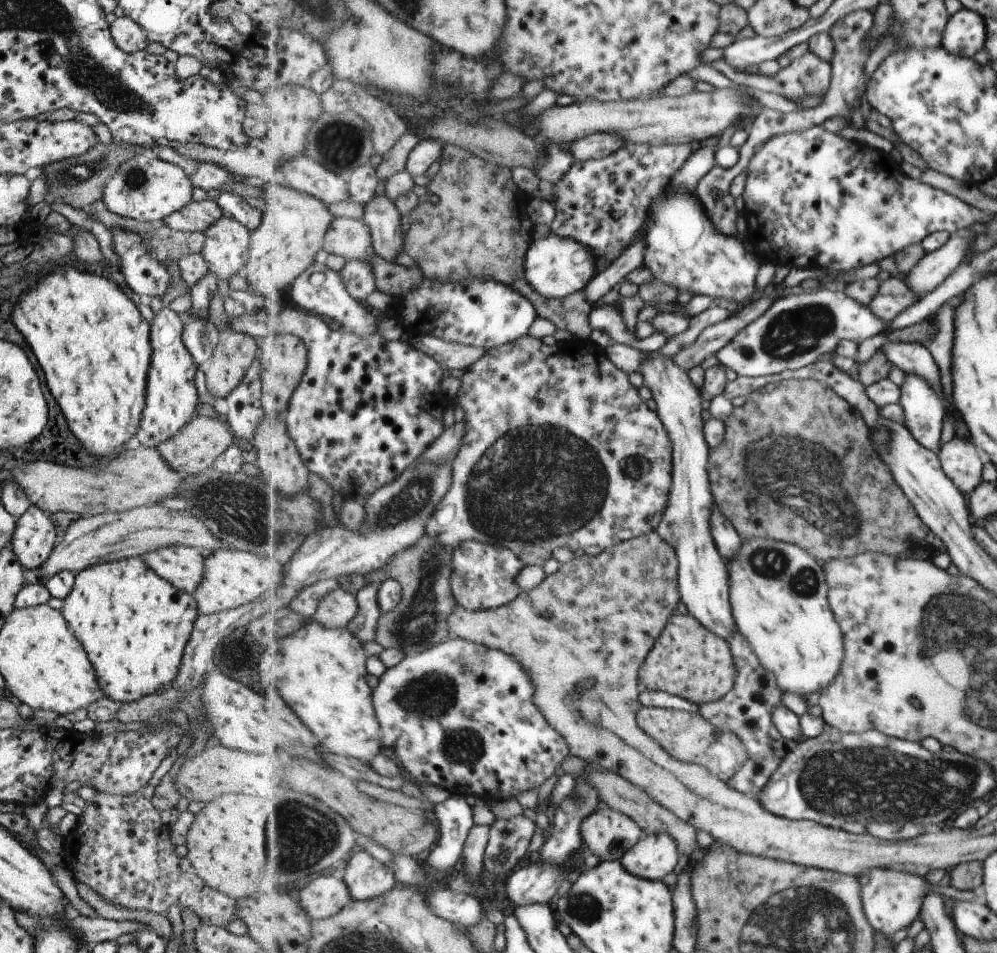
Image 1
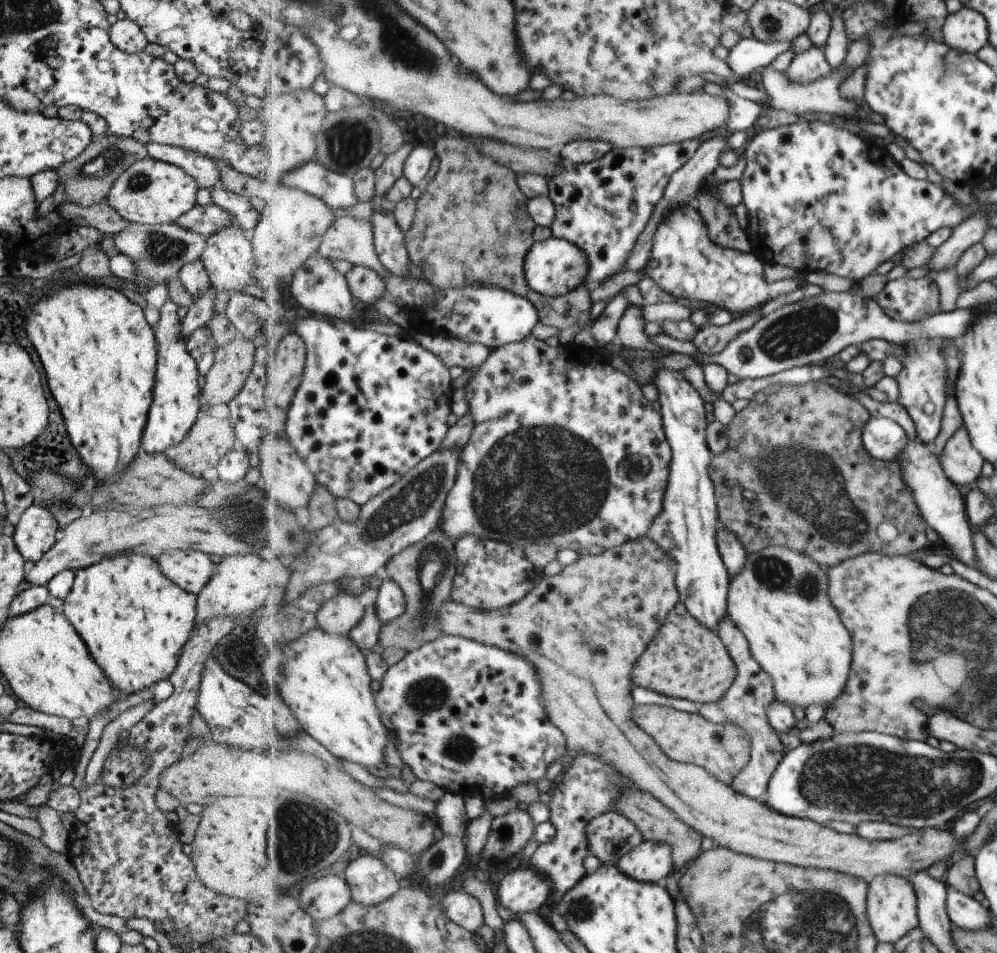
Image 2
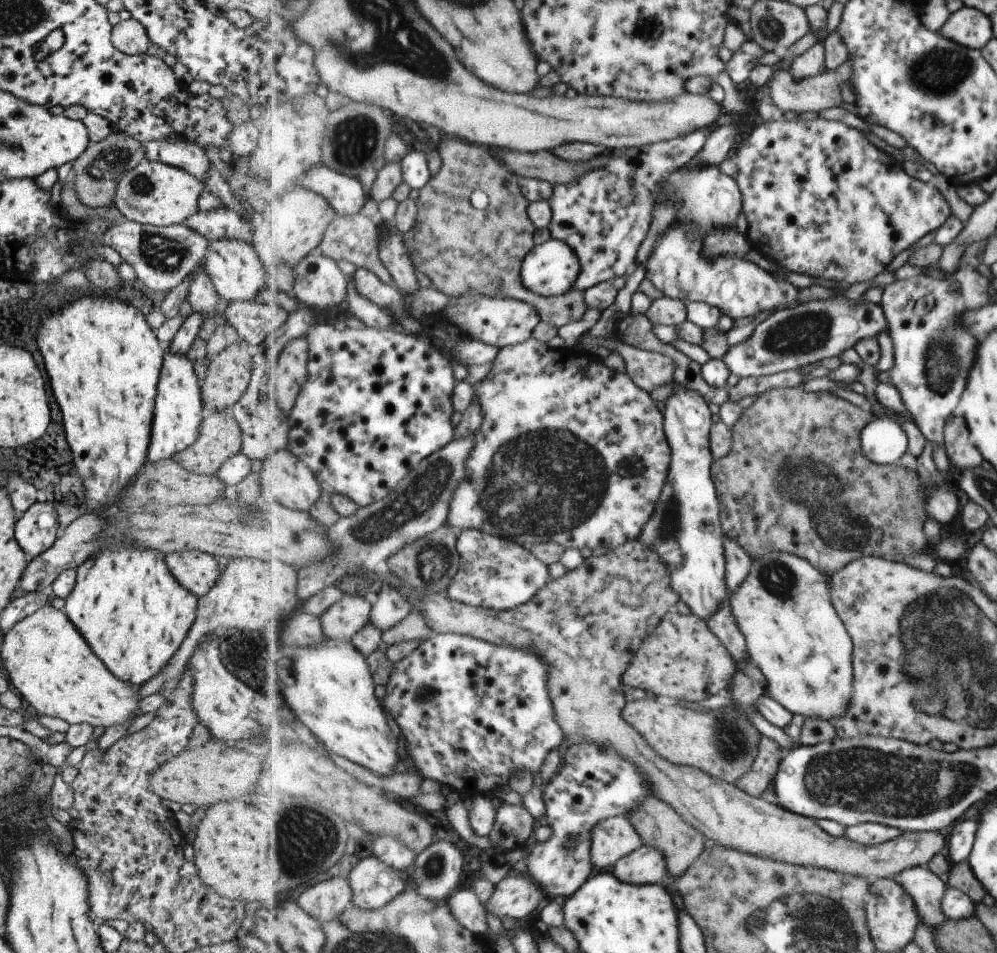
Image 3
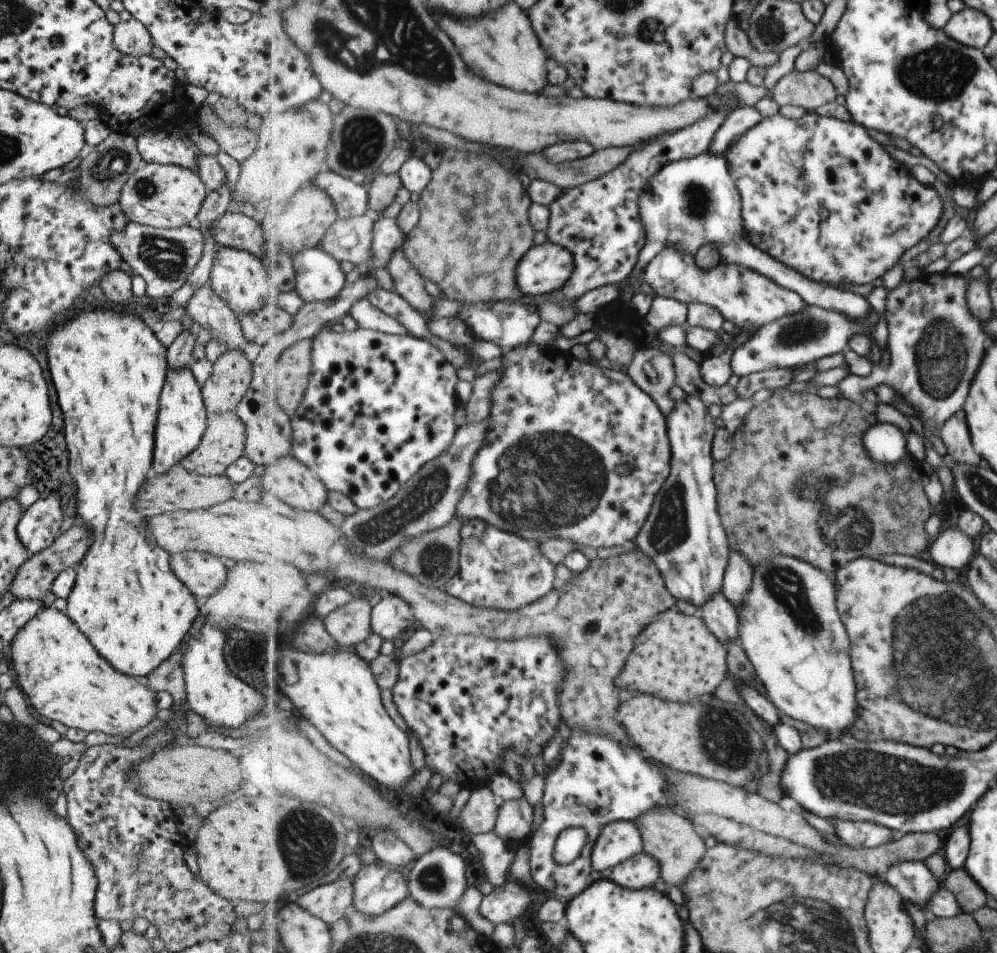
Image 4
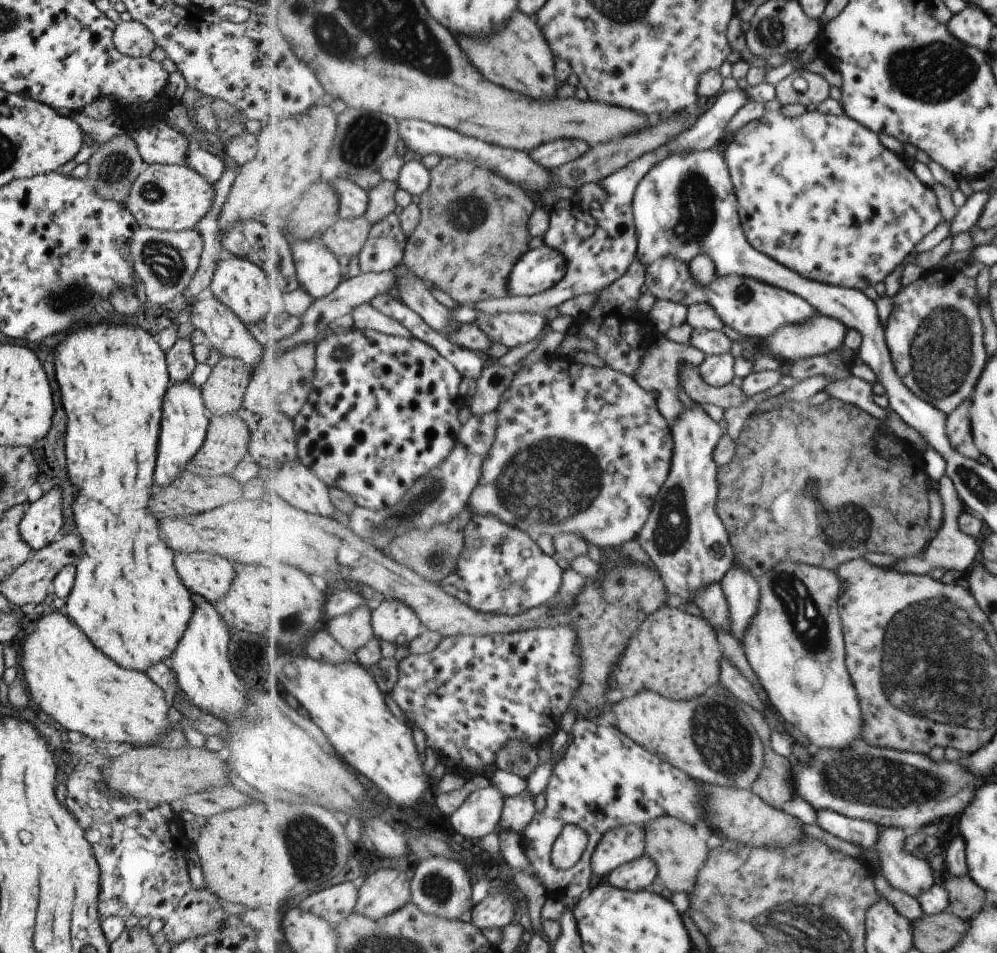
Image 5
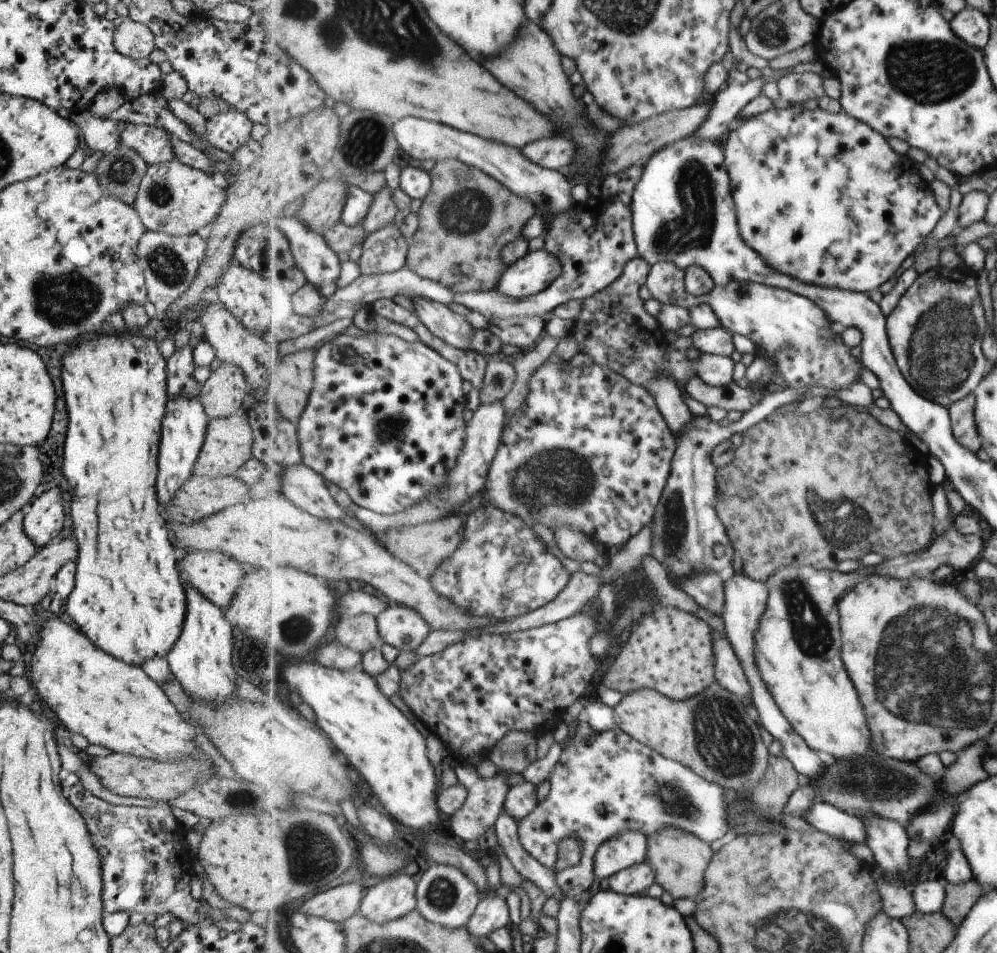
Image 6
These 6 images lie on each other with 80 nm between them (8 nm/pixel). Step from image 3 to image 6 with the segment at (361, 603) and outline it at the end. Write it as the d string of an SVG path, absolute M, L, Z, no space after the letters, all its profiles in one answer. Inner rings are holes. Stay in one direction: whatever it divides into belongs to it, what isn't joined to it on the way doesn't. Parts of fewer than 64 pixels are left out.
M373 615L343 617L336 624L335 632L339 641L361 654L378 648L383 643L378 631L377 619Z

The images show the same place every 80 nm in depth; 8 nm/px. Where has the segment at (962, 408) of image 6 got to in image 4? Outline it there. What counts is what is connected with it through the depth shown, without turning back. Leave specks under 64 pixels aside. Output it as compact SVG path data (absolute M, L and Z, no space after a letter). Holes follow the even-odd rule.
M962 408L941 426L940 438L945 444L946 459L952 463L978 464L979 456L970 441L969 424Z

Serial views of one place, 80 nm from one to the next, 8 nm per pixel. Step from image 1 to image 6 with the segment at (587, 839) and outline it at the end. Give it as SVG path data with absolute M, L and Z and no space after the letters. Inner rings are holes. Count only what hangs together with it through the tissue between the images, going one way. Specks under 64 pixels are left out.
M640 830L617 833L603 843L595 857L595 874L605 883L620 870L638 865L648 858L647 836Z

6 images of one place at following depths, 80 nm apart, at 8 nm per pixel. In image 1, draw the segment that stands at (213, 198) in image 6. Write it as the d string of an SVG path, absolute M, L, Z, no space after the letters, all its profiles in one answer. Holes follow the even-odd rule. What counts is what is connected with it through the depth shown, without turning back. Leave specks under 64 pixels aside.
M147 148L123 161L105 181L100 194L101 202L113 214L139 222L161 223L174 210L182 209L192 200L192 184L189 177L173 163L162 161Z

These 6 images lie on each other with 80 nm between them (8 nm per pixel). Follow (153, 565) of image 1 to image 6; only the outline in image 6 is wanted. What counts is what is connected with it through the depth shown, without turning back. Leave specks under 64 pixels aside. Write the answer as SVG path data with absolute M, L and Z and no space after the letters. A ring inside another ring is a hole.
M217 551L184 552L177 559L177 570L181 580L220 609L234 597L245 572L235 559Z

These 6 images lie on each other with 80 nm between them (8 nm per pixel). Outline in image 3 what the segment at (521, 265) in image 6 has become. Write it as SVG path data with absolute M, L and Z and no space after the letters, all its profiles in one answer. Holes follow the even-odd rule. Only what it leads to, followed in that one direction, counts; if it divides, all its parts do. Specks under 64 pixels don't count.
M553 238L535 245L522 264L523 284L538 295L546 297L561 296L569 292L574 288L581 272L582 263L575 249L567 242Z

